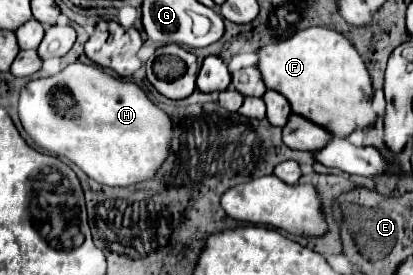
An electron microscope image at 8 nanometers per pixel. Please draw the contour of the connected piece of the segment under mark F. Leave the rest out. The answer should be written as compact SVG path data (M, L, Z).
M329 27L301 29L287 39L263 45L257 51L257 59L265 87L283 93L293 113L331 129L335 137L347 137L355 127L375 123L377 113L371 107L371 77L355 47L341 33Z

